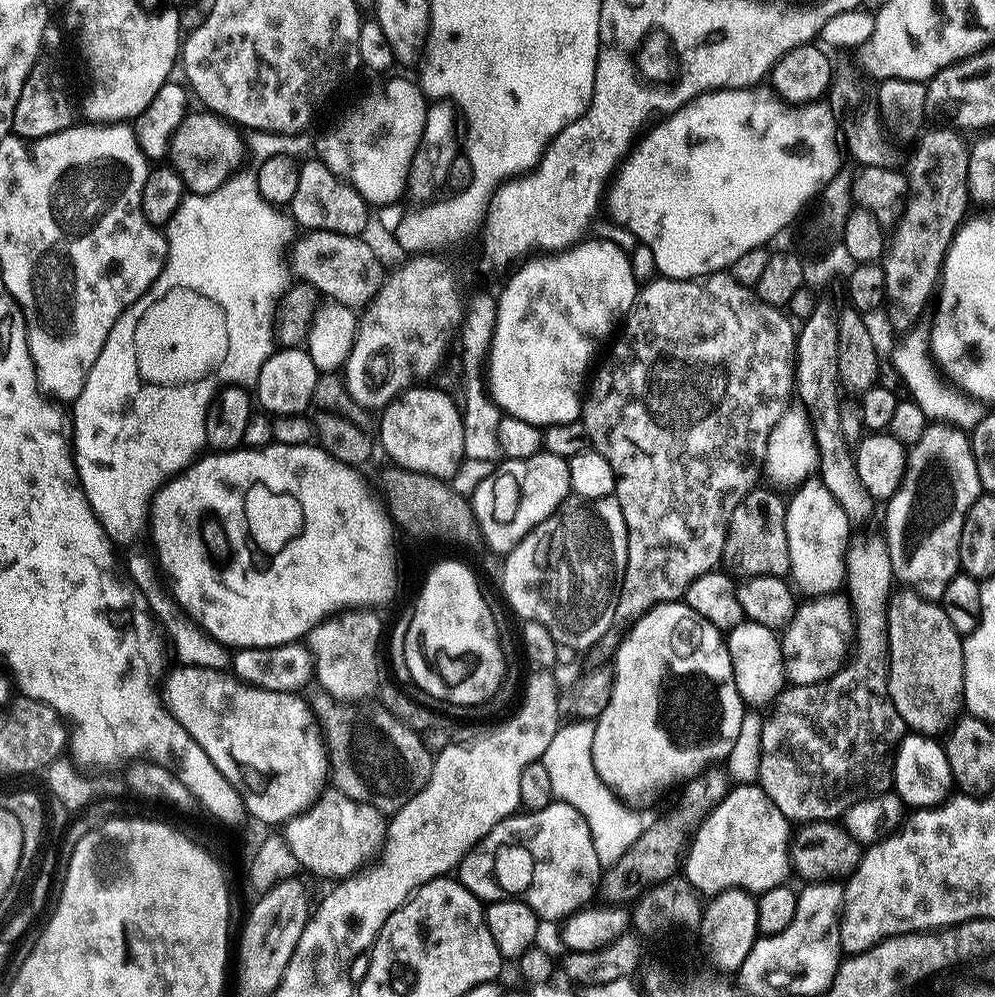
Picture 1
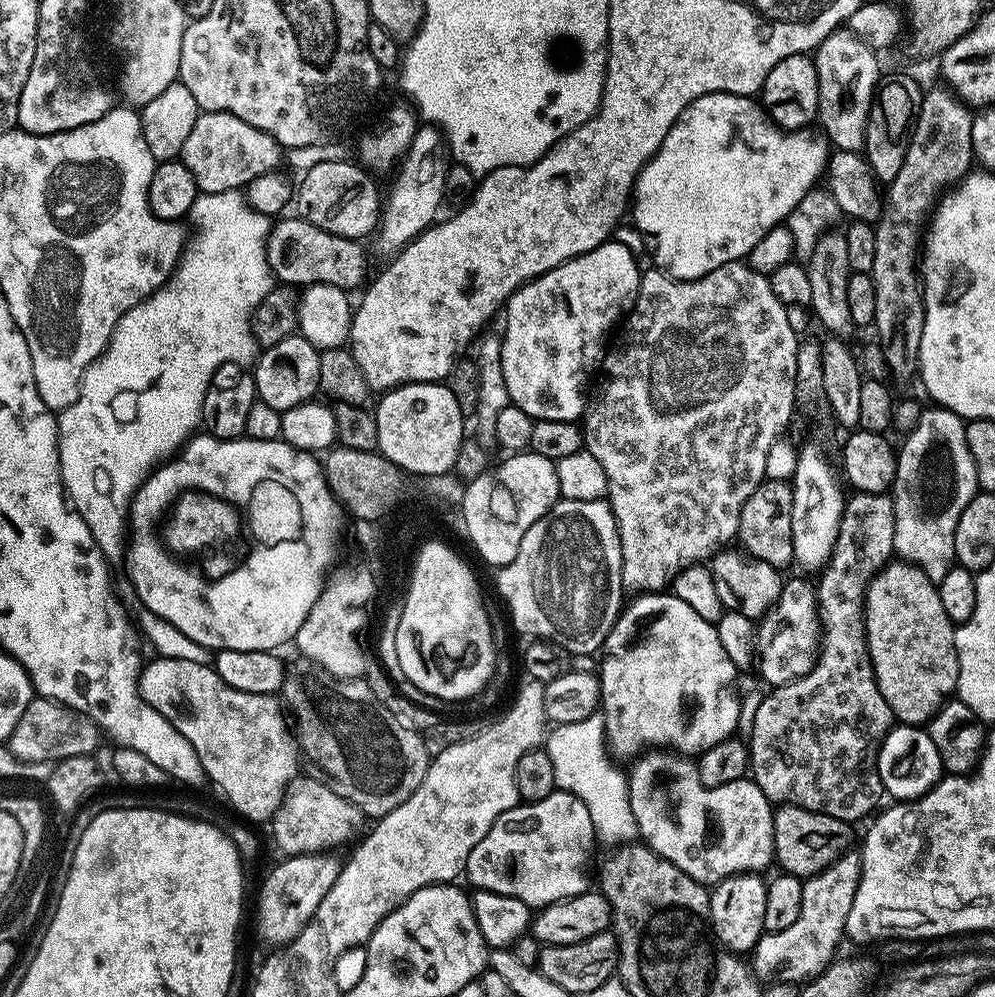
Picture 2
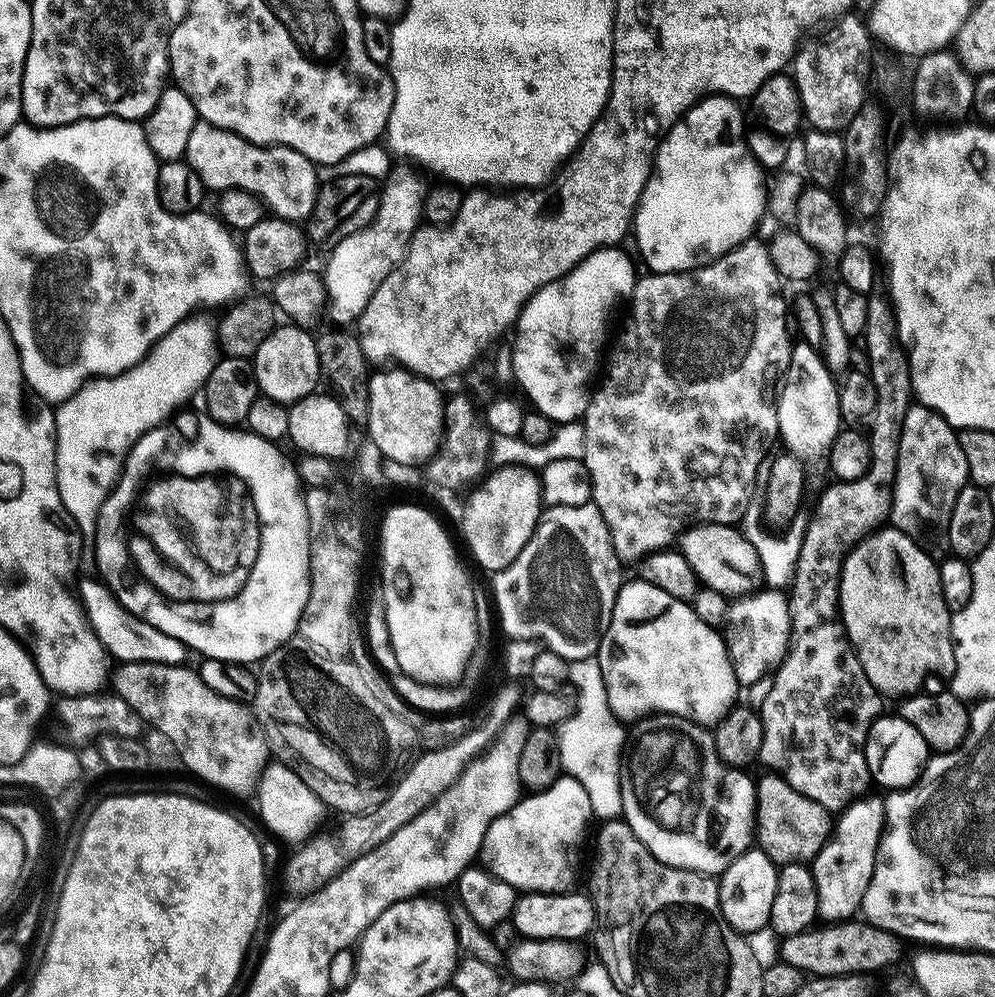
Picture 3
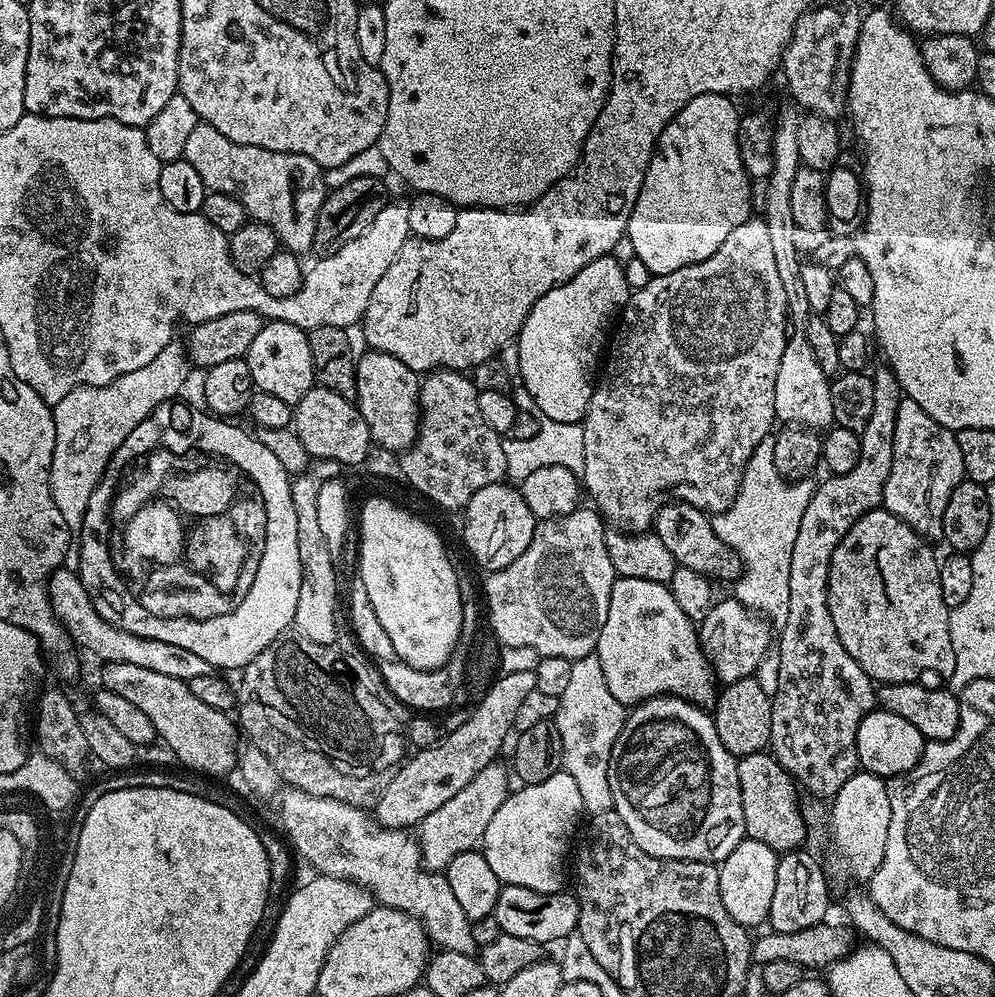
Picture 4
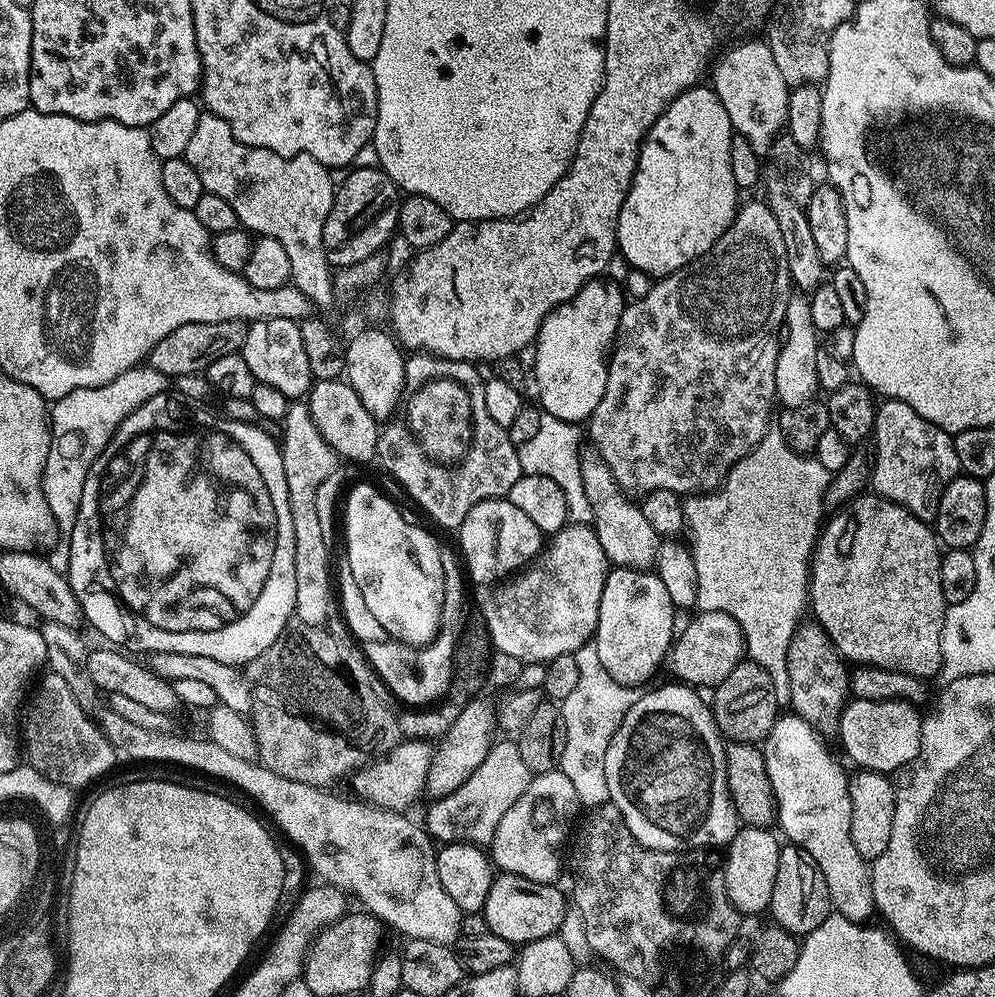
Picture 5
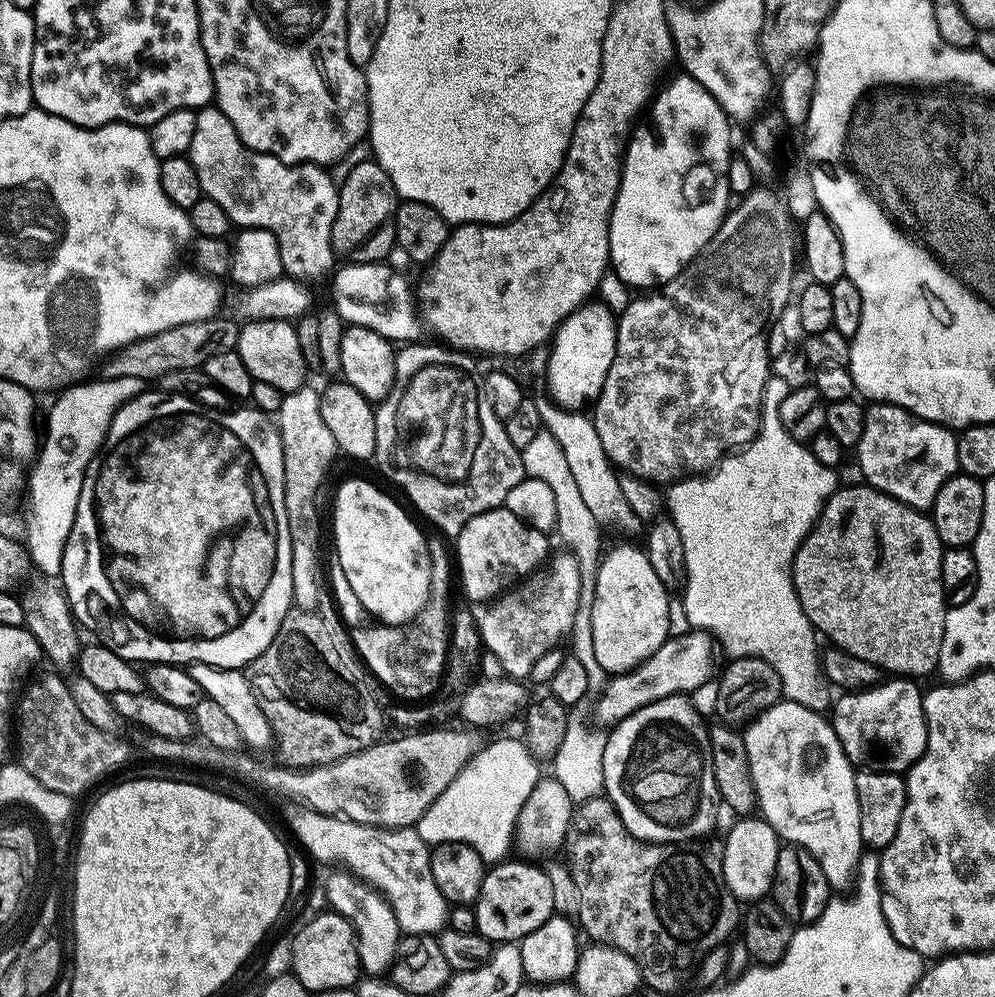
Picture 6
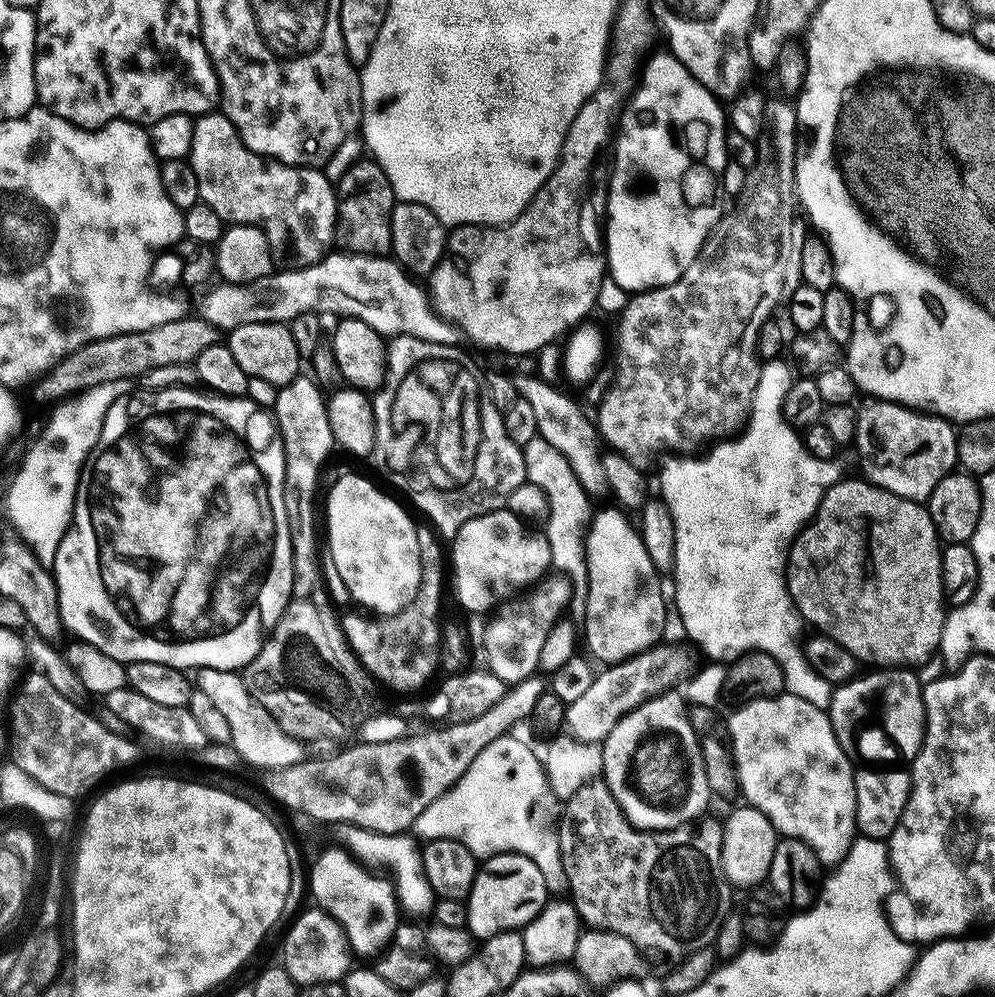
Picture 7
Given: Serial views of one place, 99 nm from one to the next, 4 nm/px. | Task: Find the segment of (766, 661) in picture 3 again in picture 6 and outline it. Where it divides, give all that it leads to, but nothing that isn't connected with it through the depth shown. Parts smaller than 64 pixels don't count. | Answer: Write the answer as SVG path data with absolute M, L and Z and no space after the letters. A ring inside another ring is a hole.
M708 630L688 631L692 632L684 632L681 636L673 635L637 668L613 675L607 681L602 690L604 694L596 706L596 712L608 724L606 726L615 725L634 714L634 710L638 710L641 704L658 702L677 694L693 694L711 678L712 671L716 668L716 650L718 652L714 636ZM636 696L640 698L636 700Z

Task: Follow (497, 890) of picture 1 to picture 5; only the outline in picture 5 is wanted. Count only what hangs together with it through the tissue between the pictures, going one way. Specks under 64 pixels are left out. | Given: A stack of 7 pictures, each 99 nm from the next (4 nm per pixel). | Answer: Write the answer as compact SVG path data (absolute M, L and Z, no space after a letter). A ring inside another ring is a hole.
M555 770L533 775L527 790L511 801L502 818L495 821L490 847L493 865L501 873L518 874L530 882L556 884L560 876L560 847L570 836L568 820L577 819L576 808L580 807L574 782L570 782L564 772Z

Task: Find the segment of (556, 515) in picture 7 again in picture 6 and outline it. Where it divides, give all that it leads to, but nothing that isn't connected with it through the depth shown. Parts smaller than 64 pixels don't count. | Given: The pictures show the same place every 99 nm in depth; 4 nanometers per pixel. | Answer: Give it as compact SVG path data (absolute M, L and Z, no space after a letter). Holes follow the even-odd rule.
M541 430L536 438L531 439L526 447L521 451L520 457L524 463L525 473L534 479L541 479L550 486L554 492L554 499L557 506L557 520L554 529L555 535L560 535L566 543L570 544L574 549L574 555L580 562L580 577L582 578L582 586L584 587L580 592L580 602L578 604L578 614L574 618L574 627L570 633L570 641L572 640L572 648L570 654L582 662L582 666L586 668L590 685L600 686L605 683L606 674L602 670L602 666L598 666L598 658L594 658L594 630L592 629L592 607L594 606L594 594L596 593L596 572L600 568L600 561L602 559L602 551L600 552L600 535L602 529L600 523L594 518L594 514L590 514L590 510L586 507L586 502L582 499L582 494L578 491L578 486L574 482L573 476L570 475L570 466L566 462L566 454L562 450L562 446L558 438L554 438L554 434L547 430Z

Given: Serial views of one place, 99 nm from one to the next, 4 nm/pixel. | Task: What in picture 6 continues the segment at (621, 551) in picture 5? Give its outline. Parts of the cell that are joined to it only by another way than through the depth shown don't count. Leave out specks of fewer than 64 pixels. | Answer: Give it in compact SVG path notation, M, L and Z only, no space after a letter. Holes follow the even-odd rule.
M544 394L537 395L535 401L543 427L552 432L554 438L558 438L566 454L566 462L570 466L570 475L573 476L590 514L594 514L594 518L600 523L601 529L625 532L628 536L638 535L640 528L642 532L642 521L638 514L634 514L634 510L630 510L630 505L622 495L620 476L609 460L606 450L602 450L602 438L598 438L598 430L592 425L591 419L583 411L560 407Z

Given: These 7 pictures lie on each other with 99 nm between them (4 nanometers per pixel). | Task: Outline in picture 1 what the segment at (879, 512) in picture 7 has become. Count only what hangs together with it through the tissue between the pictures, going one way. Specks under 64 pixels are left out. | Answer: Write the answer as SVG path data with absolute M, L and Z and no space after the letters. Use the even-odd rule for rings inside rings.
M907 586L893 591L888 602L888 693L894 702L894 710L902 714L905 729L922 736L936 738L947 733L964 708L962 633L954 630L950 618L946 618L943 603L927 600Z

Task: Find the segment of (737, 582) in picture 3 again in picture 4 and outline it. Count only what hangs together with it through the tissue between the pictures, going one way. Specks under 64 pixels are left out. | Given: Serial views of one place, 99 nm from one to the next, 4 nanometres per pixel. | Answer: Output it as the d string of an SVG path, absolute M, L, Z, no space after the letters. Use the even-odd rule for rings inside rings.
M683 502L664 504L658 510L654 521L654 535L662 538L666 550L674 554L677 565L681 568L689 568L709 578L717 578L716 576L735 578L742 571L739 556L725 546L722 538L718 538L718 534L714 534L711 519L693 504Z

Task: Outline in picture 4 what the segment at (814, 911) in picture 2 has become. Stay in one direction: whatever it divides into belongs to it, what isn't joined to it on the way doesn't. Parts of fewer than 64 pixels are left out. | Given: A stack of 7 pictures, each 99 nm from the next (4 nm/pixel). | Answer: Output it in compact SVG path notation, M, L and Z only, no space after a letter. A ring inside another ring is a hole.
M857 770L853 776L846 778L842 790L838 790L838 794L831 797L830 804L832 804L832 836L836 839L837 850L844 855L854 879L861 882L871 880L878 866L882 866L882 854L886 854L886 834L890 834L890 794L885 777Z

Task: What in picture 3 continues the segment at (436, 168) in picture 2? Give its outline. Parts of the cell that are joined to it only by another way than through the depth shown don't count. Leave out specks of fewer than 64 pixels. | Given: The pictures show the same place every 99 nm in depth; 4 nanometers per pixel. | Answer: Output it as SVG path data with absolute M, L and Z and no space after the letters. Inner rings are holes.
M397 163L383 181L376 217L362 230L331 245L332 257L328 265L322 268L322 275L328 287L330 316L340 323L337 325L348 326L351 320L352 323L359 321L362 310L366 310L366 302L374 298L374 290L382 286L386 274L400 265L412 235L421 227L424 196L428 193L429 185L424 184L423 178L415 170L411 163Z

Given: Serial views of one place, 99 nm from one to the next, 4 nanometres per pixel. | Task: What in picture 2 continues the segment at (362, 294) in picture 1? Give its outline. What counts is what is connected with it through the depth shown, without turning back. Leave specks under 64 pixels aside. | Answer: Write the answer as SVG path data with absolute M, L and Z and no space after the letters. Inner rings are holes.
M299 218L284 219L277 219L271 225L266 246L268 265L273 277L281 285L329 284L353 290L352 288L359 289L365 283L364 271L368 268L368 262L364 258L363 243L335 236Z

